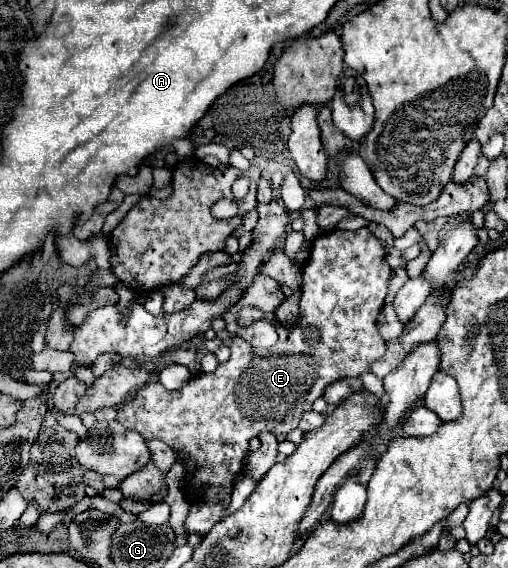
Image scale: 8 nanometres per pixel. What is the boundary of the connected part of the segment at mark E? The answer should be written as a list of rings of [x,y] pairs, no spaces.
[[[361,227],[357,231],[341,231],[341,229],[335,229],[329,233],[323,233],[317,235],[313,241],[313,247],[311,247],[311,255],[309,255],[309,261],[303,265],[303,293],[301,293],[301,303],[299,303],[299,323],[293,325],[293,327],[283,327],[275,321],[275,327],[277,327],[277,333],[279,333],[279,341],[277,345],[269,347],[269,349],[253,349],[247,341],[243,341],[241,337],[235,337],[231,341],[231,357],[227,363],[219,363],[219,367],[213,371],[213,373],[201,373],[199,377],[191,377],[183,387],[181,391],[169,391],[165,389],[161,383],[147,383],[143,385],[135,397],[131,397],[129,401],[123,403],[121,407],[121,417],[119,417],[119,423],[127,429],[135,429],[137,433],[141,433],[143,437],[157,437],[161,439],[163,443],[167,443],[175,453],[177,453],[177,461],[183,463],[185,467],[185,481],[187,485],[191,487],[201,487],[203,495],[199,497],[199,501],[203,503],[209,503],[209,505],[217,505],[221,503],[223,507],[227,507],[231,503],[231,493],[233,493],[233,485],[239,477],[239,473],[243,471],[245,467],[245,459],[249,457],[249,439],[251,437],[257,437],[257,433],[263,433],[265,429],[269,429],[269,433],[275,433],[275,435],[281,435],[281,433],[289,433],[293,429],[297,429],[297,423],[301,419],[301,415],[305,411],[311,409],[313,401],[317,397],[323,395],[325,387],[333,381],[339,381],[339,379],[345,379],[345,377],[357,377],[359,373],[363,371],[369,371],[369,365],[371,361],[379,359],[383,353],[385,353],[385,341],[383,337],[379,335],[379,329],[377,329],[377,317],[381,313],[381,307],[383,307],[383,301],[385,301],[385,295],[387,295],[387,285],[389,285],[389,277],[391,277],[391,267],[387,265],[385,261],[385,247],[381,245],[381,241],[369,231],[369,227]]]

